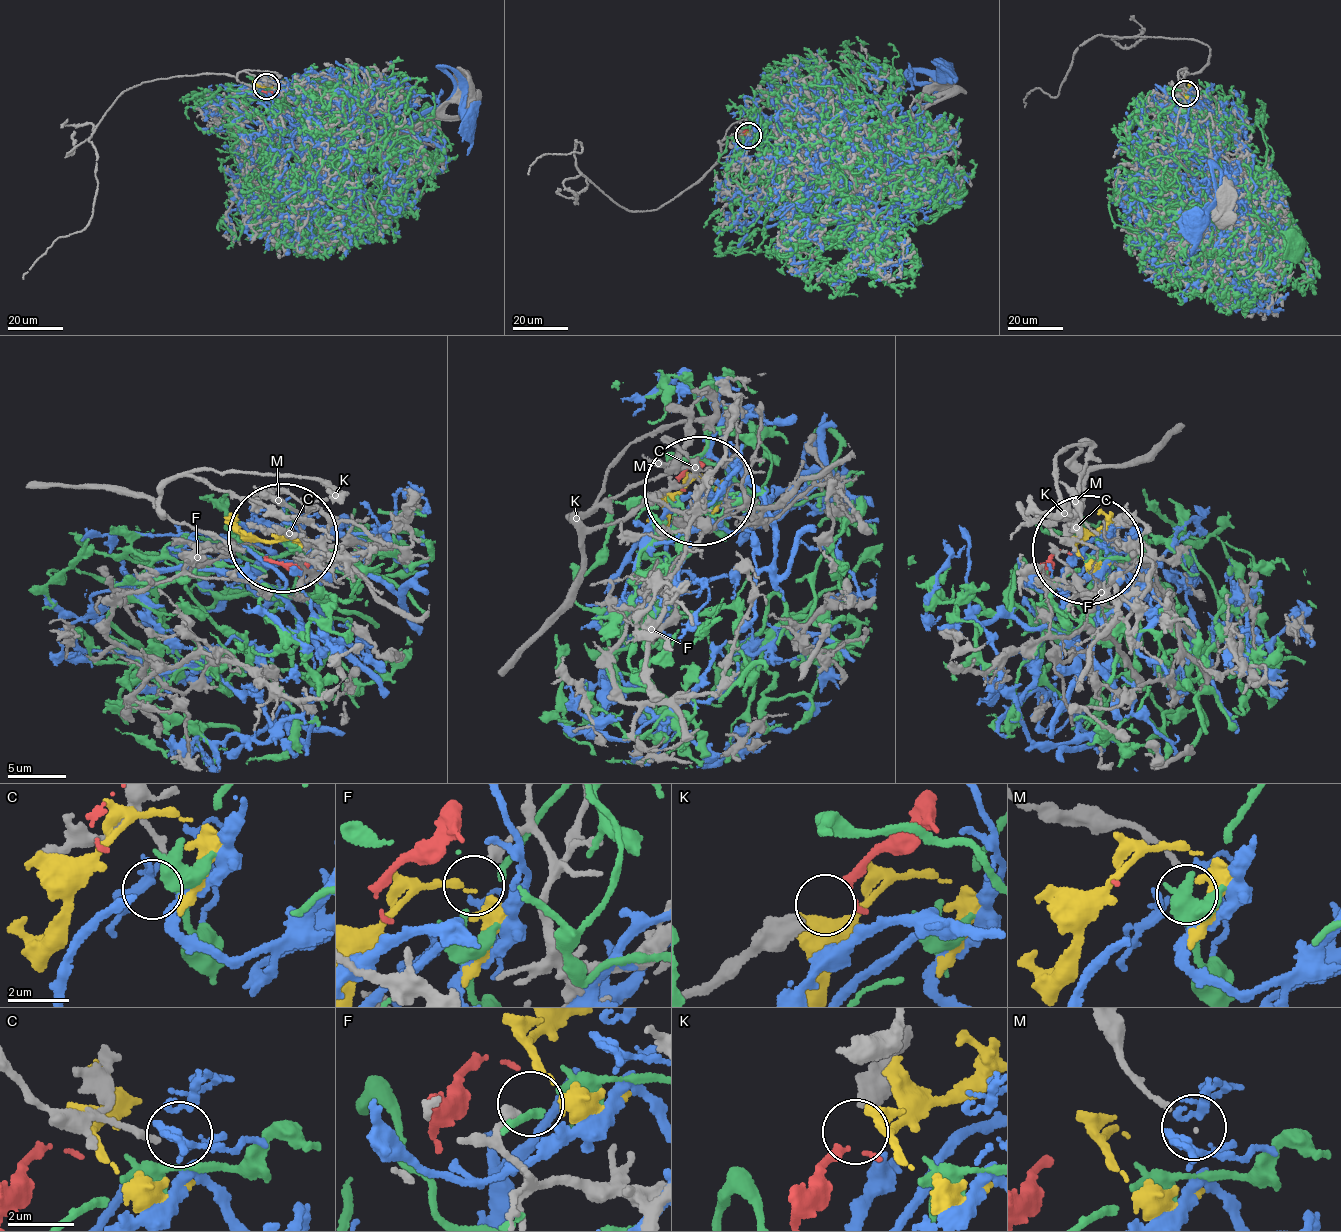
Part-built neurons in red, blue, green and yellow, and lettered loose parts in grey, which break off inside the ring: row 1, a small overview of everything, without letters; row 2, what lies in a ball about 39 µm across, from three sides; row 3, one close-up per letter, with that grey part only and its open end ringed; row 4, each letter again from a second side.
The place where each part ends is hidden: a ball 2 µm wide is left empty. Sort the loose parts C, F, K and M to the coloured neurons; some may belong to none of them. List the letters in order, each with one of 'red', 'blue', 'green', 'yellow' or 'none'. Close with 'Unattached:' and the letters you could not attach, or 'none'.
C: blue
F: none
K: red
M: none
Unattached: F, M

